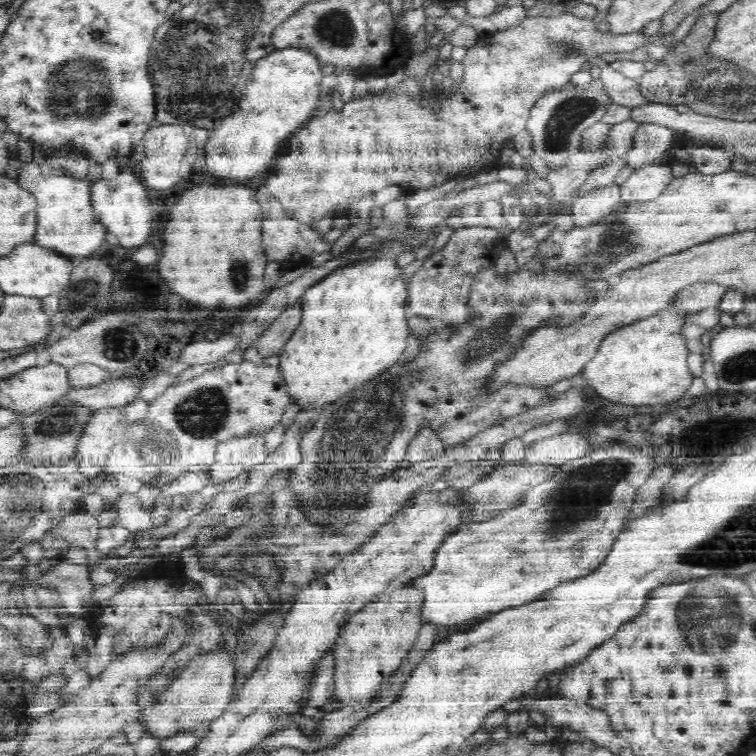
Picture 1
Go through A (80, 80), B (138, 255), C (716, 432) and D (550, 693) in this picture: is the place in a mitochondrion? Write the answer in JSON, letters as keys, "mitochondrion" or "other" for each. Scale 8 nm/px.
{"A":"mitochondrion","B":"other","C":"other","D":"other"}

